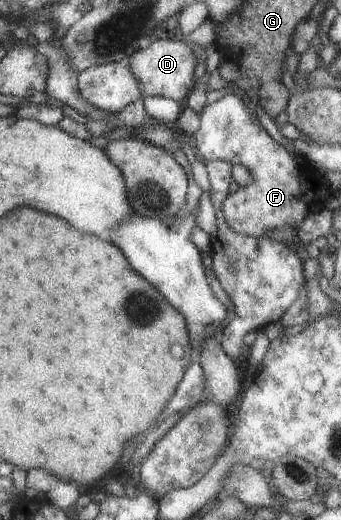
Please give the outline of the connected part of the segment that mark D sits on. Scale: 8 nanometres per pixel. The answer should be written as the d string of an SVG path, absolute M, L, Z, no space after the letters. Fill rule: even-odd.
M159 39L143 49L132 49L126 61L144 97L163 96L179 103L192 89L195 59L192 49L185 41Z

